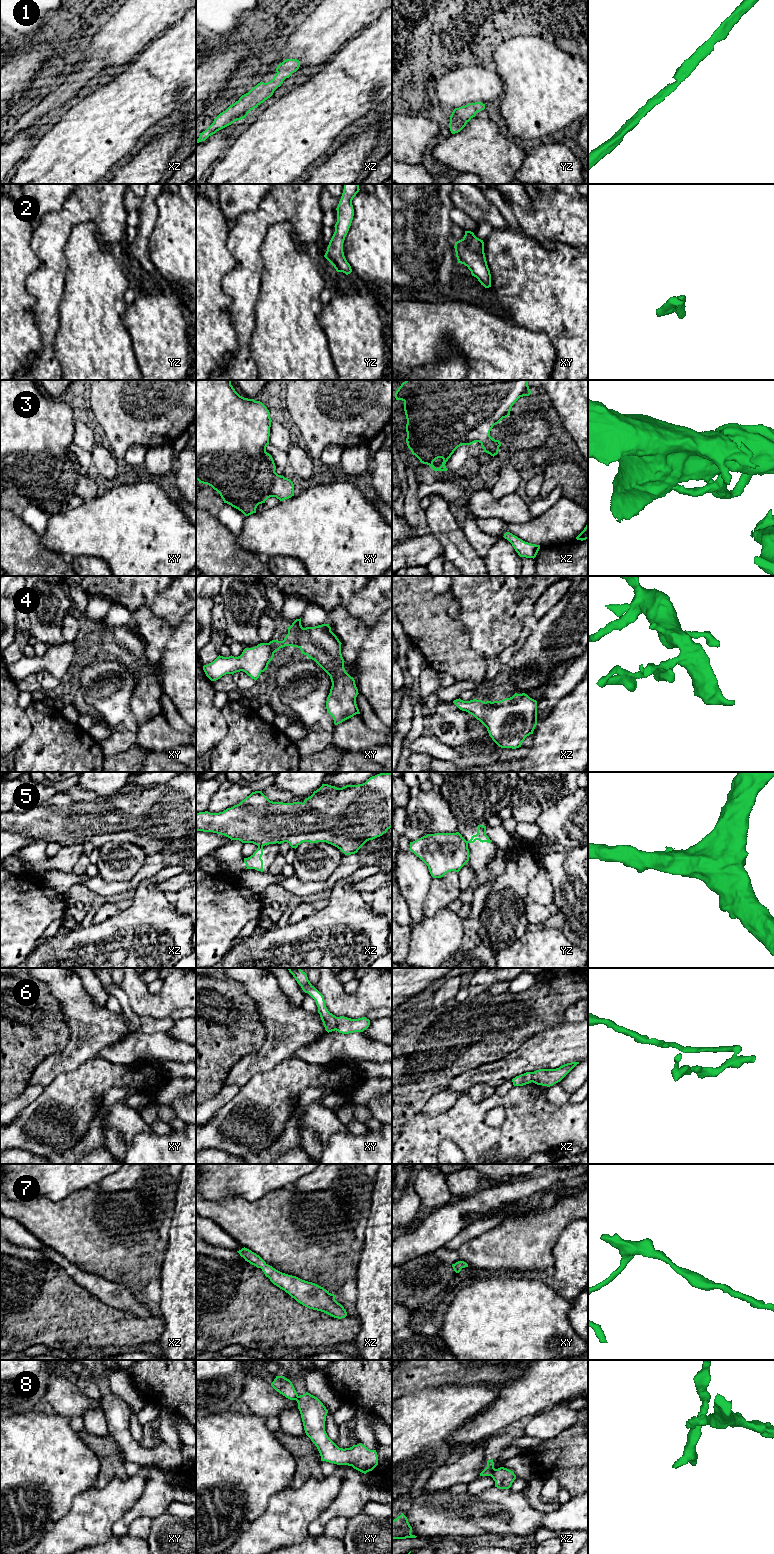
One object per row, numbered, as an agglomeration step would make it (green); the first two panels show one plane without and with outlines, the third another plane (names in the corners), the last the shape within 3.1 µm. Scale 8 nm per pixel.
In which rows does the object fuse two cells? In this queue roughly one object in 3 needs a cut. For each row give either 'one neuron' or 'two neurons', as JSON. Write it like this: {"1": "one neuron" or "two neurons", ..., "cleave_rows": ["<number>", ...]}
{"1": "one neuron", "2": "one neuron", "3": "one neuron", "4": "one neuron", "5": "two neurons", "6": "two neurons", "7": "one neuron", "8": "two neurons", "cleave_rows": ["5", "6", "8"]}

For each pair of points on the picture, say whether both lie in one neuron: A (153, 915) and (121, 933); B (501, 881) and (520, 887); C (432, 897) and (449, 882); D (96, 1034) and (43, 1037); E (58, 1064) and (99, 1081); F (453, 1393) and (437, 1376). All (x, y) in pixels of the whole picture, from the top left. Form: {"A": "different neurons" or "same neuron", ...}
{"A": "same neuron", "B": "same neuron", "C": "same neuron", "D": "different neurons", "E": "different neurons", "F": "different neurons"}

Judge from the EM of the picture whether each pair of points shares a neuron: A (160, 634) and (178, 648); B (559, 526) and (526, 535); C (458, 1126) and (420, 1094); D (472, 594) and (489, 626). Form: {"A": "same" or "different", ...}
{"A": "different", "B": "same", "C": "different", "D": "same"}

